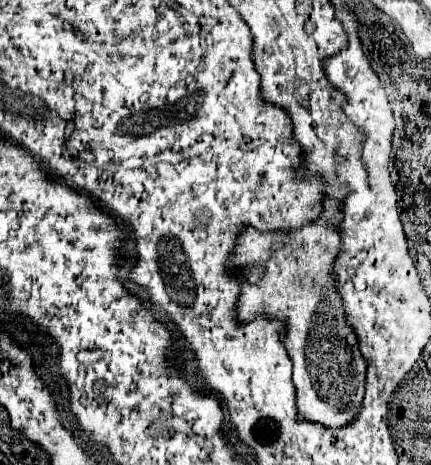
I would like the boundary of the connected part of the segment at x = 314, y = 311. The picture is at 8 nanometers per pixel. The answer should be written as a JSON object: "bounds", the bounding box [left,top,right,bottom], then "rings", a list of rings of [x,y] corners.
{"bounds":[235,225,365,427],"rings":[[[307,225],[299,233],[291,233],[291,249],[275,249],[279,233],[255,233],[247,229],[235,247],[235,265],[239,261],[263,261],[267,273],[255,285],[243,285],[237,301],[237,313],[243,321],[265,313],[273,319],[285,321],[285,345],[293,361],[293,379],[297,387],[299,417],[319,421],[321,425],[339,427],[351,421],[363,401],[365,363],[361,359],[357,337],[345,325],[345,313],[335,293],[331,277],[331,261],[339,253],[339,237],[323,225]]]}

